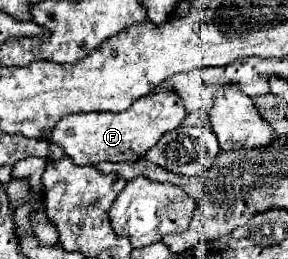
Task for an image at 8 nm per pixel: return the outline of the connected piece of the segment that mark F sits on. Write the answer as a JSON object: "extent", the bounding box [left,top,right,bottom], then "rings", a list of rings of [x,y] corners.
{"extent":[46,91,186,165],"rings":[[[164,91],[158,95],[140,97],[120,113],[76,113],[62,117],[54,131],[46,135],[50,143],[58,143],[76,165],[94,165],[100,161],[138,161],[154,143],[170,129],[176,129],[186,117],[186,109],[178,95]]]}

